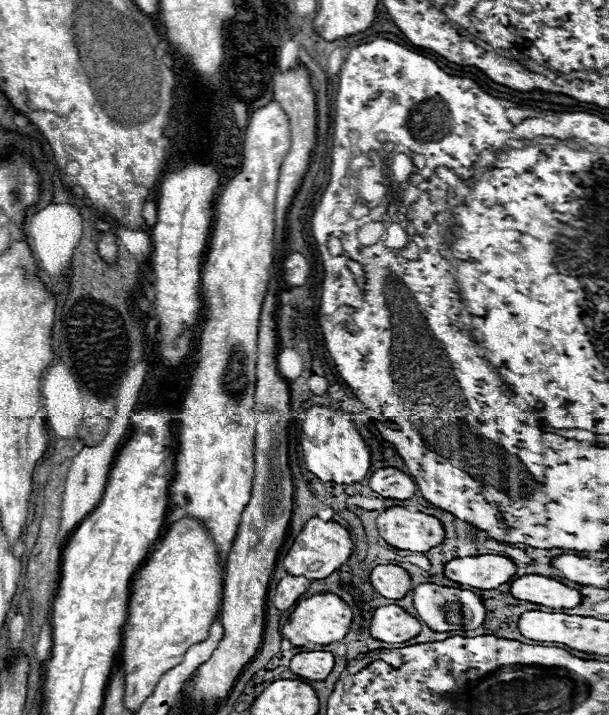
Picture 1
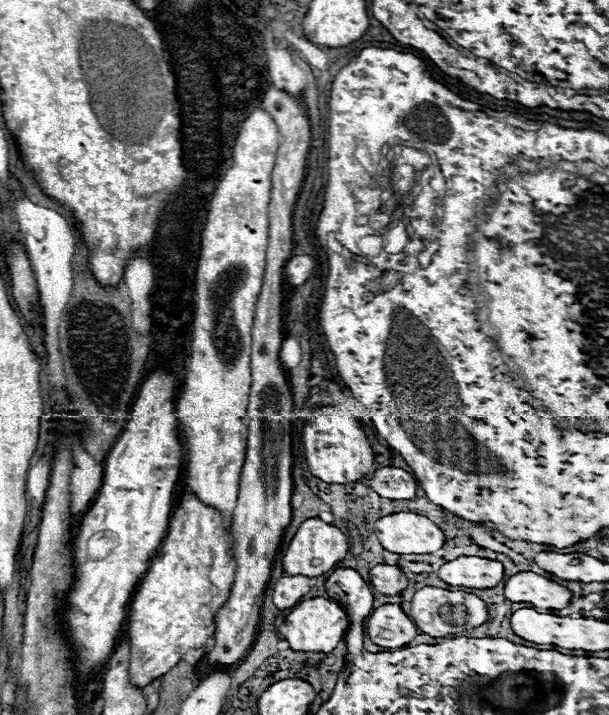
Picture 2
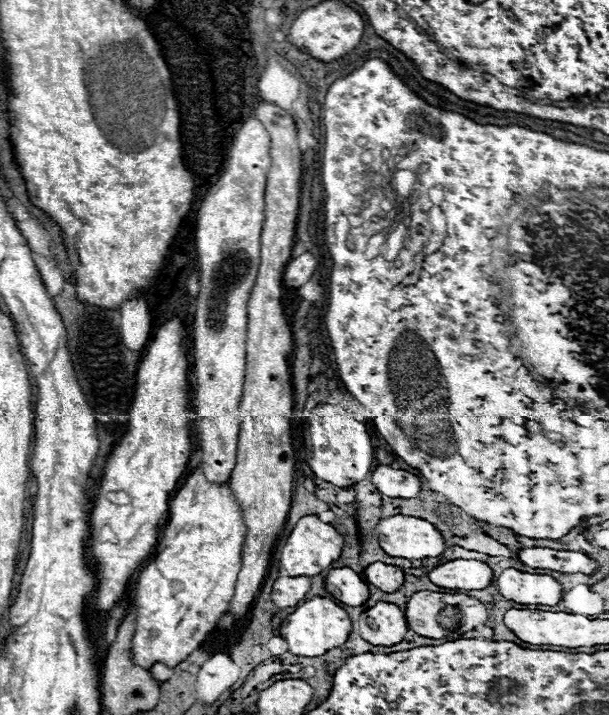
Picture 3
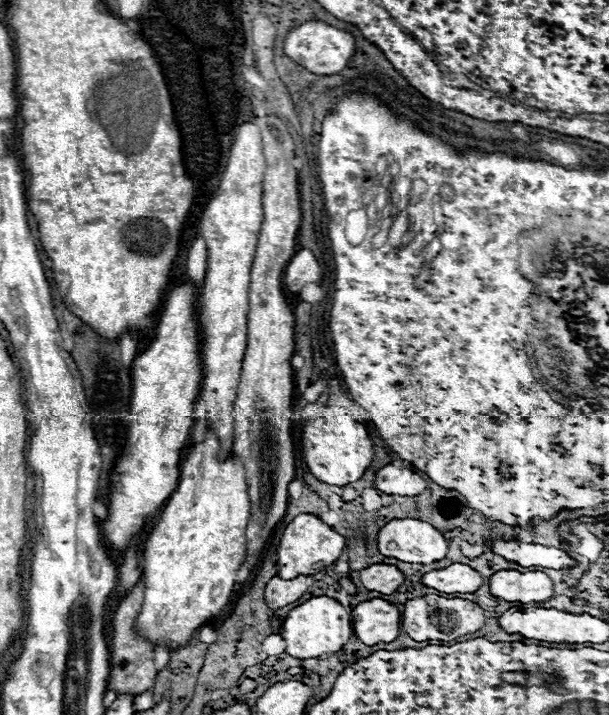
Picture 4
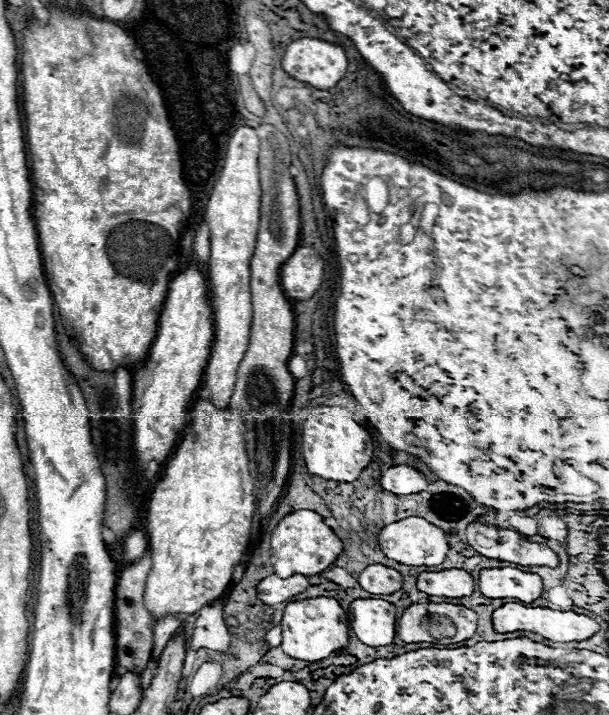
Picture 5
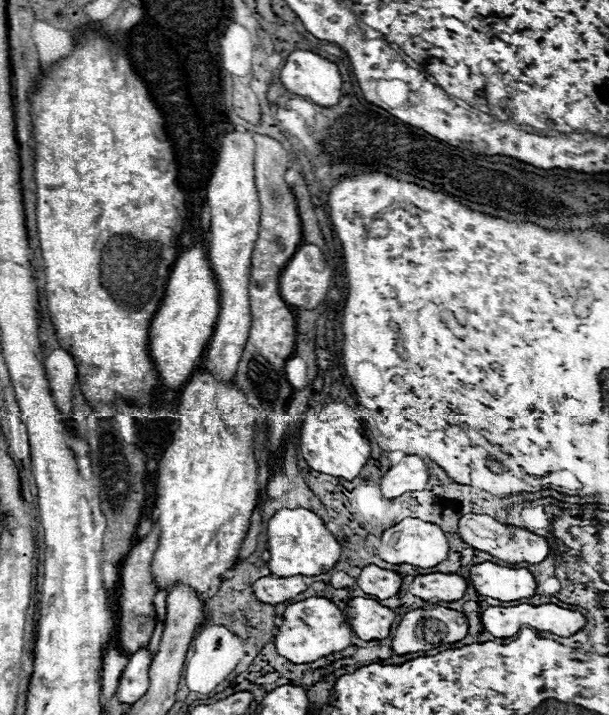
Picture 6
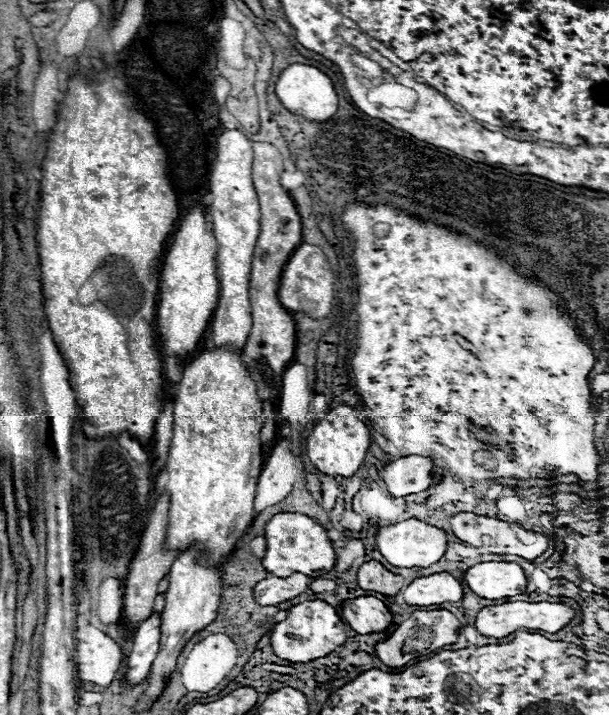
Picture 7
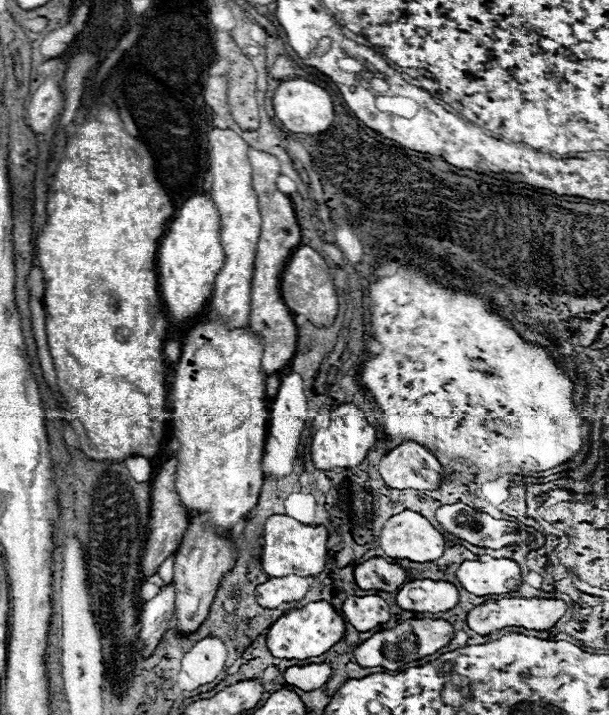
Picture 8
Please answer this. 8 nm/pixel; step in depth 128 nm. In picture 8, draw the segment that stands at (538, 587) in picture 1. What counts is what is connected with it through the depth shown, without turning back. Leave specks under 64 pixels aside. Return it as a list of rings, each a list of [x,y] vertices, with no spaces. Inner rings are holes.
[[[492,558],[488,562],[464,562],[456,572],[458,582],[464,590],[474,596],[508,594],[520,588],[522,572],[514,560]]]

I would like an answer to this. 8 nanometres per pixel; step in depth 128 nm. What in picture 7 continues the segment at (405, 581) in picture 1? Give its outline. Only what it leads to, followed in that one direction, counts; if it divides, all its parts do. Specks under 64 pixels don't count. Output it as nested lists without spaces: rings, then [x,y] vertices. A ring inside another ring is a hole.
[[[364,562],[358,570],[358,586],[362,590],[378,592],[382,596],[394,596],[404,588],[404,578],[386,570],[380,562]]]

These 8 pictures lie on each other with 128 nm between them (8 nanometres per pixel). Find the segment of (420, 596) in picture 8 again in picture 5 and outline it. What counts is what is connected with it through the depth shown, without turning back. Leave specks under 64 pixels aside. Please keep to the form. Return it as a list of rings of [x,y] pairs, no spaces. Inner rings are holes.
[[[450,568],[442,572],[422,572],[416,582],[420,592],[430,596],[448,596],[448,598],[462,598],[470,596],[476,588],[474,578],[462,568]]]

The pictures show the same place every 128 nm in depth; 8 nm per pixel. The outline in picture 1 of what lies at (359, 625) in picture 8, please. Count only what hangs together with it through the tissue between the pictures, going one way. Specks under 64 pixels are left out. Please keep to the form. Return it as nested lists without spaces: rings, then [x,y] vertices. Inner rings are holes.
[[[382,606],[370,620],[370,634],[388,644],[400,644],[420,634],[420,620],[400,606]]]

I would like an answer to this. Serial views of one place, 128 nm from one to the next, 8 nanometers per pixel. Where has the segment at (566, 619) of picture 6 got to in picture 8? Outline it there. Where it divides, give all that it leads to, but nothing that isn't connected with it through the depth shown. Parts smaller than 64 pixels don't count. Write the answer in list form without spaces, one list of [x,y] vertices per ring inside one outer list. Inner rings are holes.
[[[502,598],[502,600],[488,600],[470,610],[468,626],[482,636],[488,636],[490,632],[502,630],[506,626],[522,626],[528,630],[550,630],[566,612],[568,604],[556,598]]]

